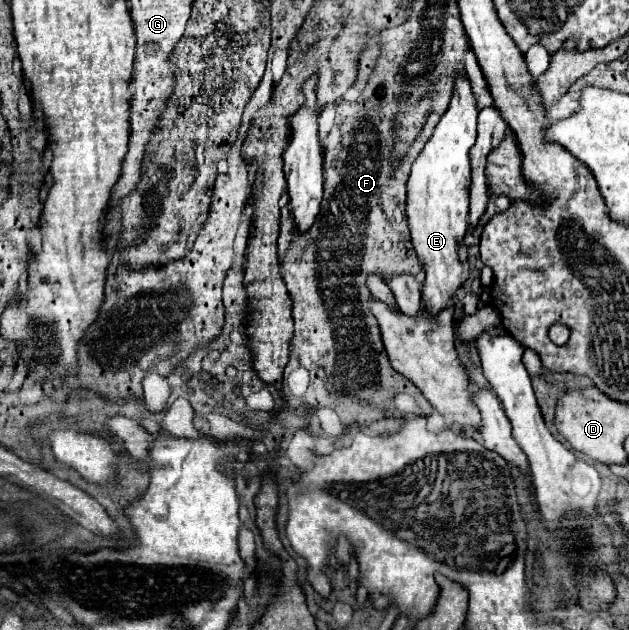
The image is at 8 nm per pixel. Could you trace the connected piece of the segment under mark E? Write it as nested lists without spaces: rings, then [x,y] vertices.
[[[456,72],[450,104],[434,128],[434,134],[412,164],[406,182],[406,218],[410,238],[420,264],[426,266],[426,282],[422,296],[428,304],[428,314],[450,306],[450,296],[468,278],[468,260],[464,234],[468,228],[468,186],[470,186],[470,148],[476,142],[478,96],[474,94],[468,76]]]

